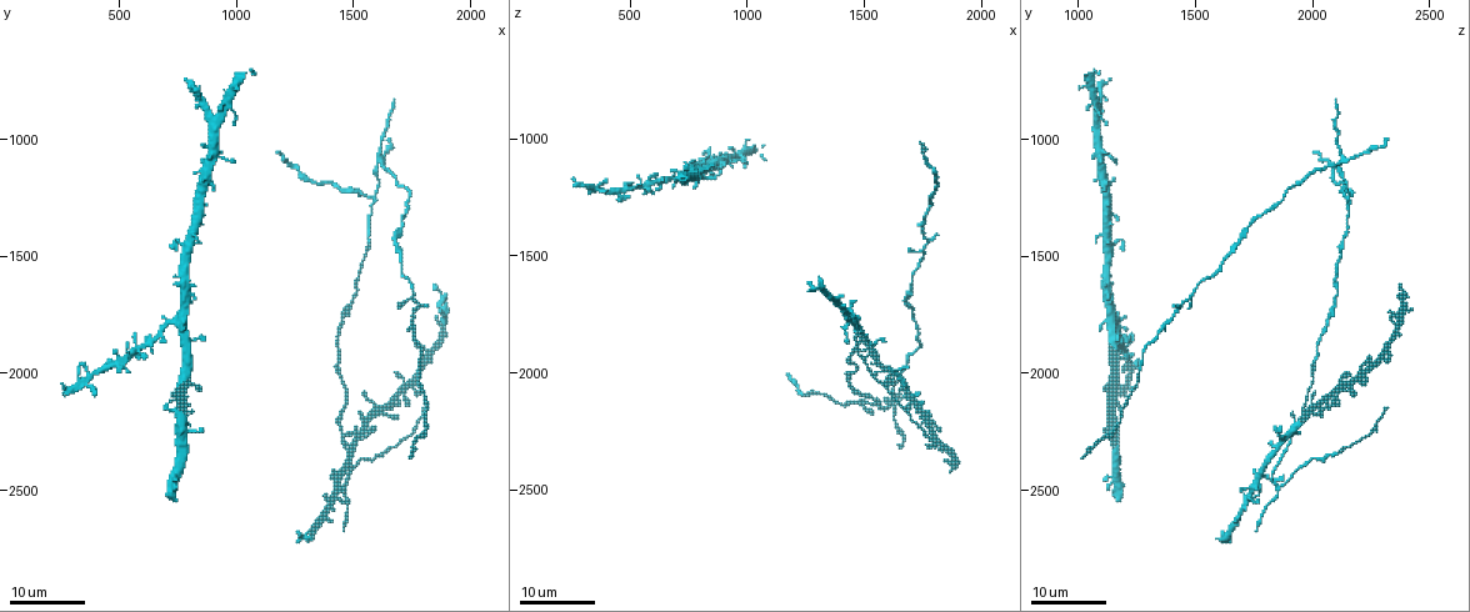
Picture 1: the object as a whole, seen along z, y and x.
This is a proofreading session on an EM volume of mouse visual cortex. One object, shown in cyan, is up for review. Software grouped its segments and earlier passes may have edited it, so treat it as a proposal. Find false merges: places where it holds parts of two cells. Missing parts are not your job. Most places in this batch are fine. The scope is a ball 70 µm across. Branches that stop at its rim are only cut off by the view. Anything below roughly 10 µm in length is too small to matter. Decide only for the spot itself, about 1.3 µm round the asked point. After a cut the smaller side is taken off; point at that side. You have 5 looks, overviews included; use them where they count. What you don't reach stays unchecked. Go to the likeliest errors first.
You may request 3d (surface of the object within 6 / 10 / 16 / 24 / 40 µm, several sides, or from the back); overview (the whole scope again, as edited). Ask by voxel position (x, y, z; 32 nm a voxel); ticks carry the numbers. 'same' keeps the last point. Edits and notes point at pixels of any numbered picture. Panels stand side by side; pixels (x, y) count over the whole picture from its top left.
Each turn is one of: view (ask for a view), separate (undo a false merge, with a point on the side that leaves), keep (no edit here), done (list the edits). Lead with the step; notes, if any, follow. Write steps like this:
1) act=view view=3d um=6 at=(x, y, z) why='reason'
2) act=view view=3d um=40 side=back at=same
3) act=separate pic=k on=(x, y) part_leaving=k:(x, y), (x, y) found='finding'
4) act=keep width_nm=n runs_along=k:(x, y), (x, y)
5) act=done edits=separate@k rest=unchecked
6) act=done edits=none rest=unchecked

act=view view=3d um=16 at=(1620, 1100, 2120) why='four-way junction'

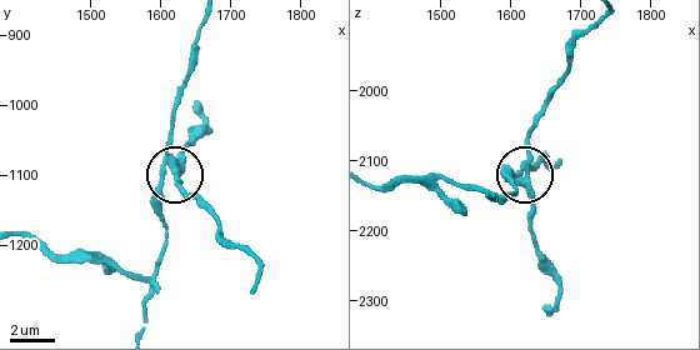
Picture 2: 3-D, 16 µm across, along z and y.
act=view view=3d um=6 at=(1620, 1095, 2130)

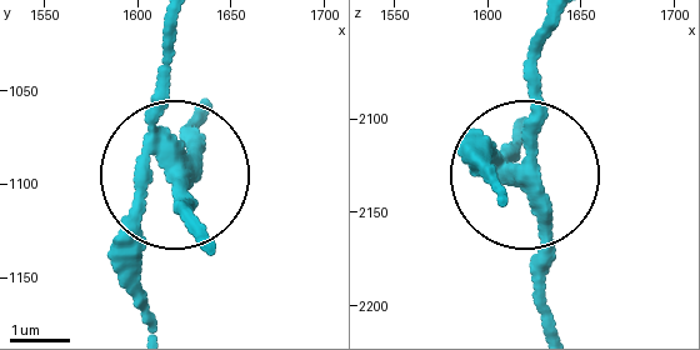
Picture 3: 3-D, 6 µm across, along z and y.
act=separate pic=3 on=(189, 195) width_nm=320 part_leaving=3:(156, 144), (190, 219) found='two cells meet here'

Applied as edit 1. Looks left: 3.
act=view view=3d um=24 at=(1440, 2270, 1920) why='side arm on a straight run'

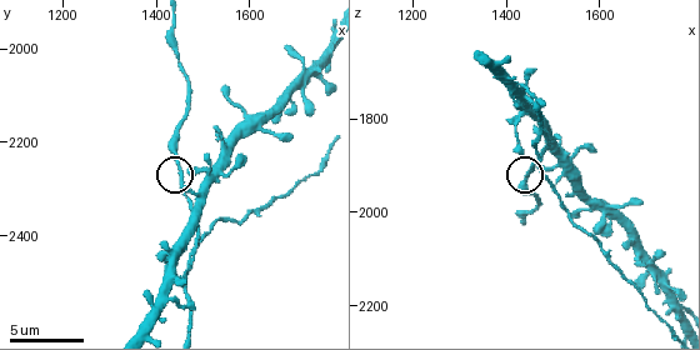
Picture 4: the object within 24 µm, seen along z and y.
act=view view=3d um=10 at=same

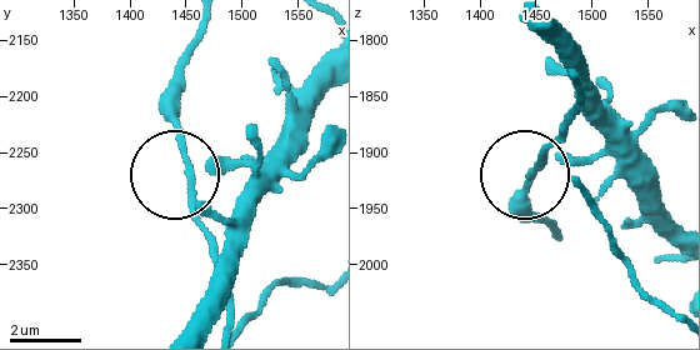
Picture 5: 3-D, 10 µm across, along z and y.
act=keep width_nm=180 runs_along=5:(604, 155), (541, 168), (563, 134) found='one cell here'

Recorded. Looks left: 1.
act=done edits=separate@3 rest=unchecked

